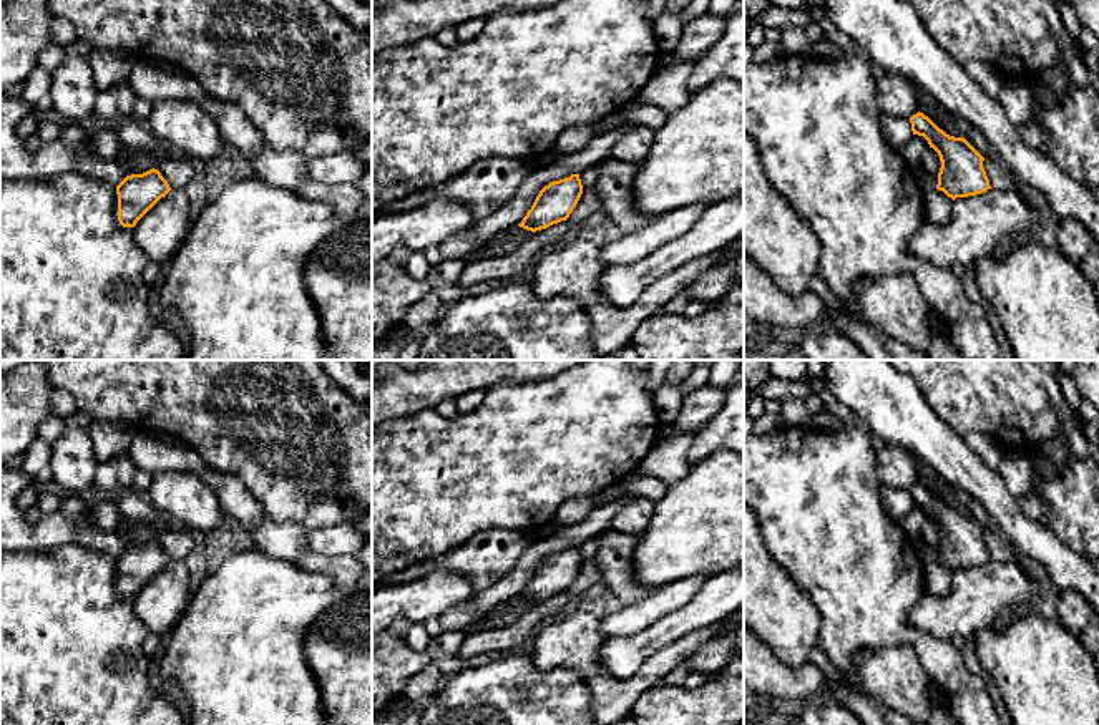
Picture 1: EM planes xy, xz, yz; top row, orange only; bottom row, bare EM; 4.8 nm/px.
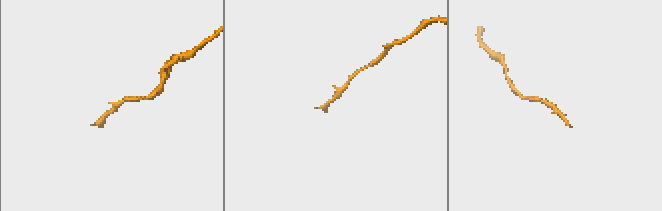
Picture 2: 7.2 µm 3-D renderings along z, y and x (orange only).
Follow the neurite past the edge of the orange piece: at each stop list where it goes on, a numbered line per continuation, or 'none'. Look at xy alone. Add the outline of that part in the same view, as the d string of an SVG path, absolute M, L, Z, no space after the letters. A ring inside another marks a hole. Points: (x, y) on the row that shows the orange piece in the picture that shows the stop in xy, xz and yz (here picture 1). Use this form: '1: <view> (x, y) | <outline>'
none

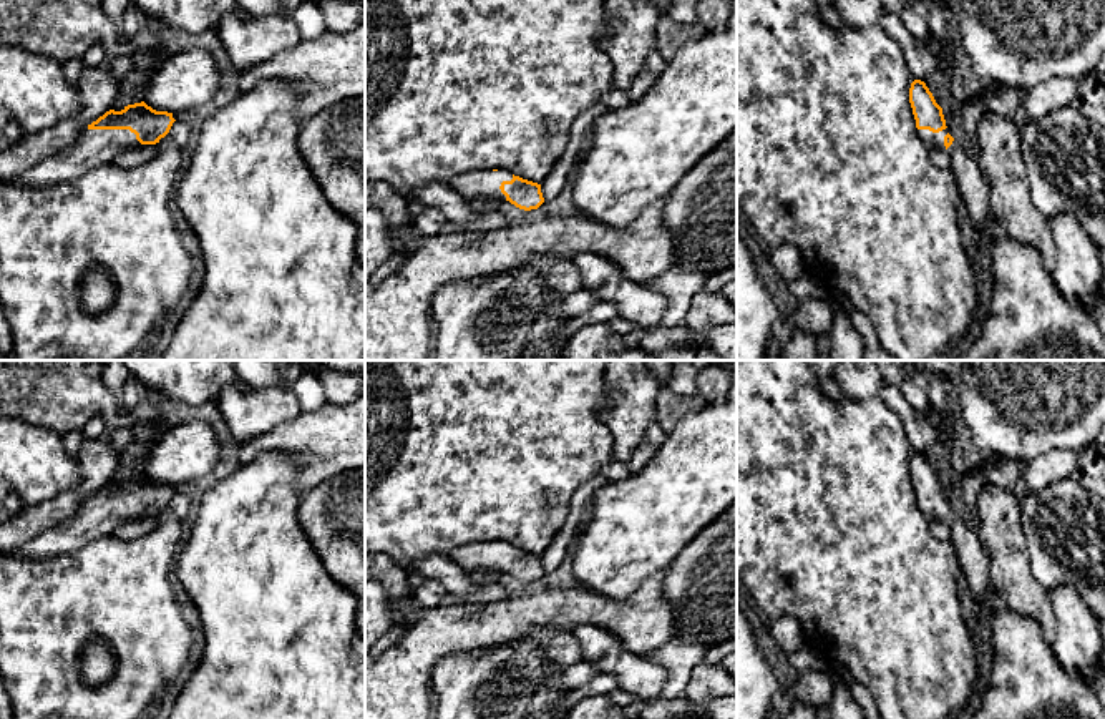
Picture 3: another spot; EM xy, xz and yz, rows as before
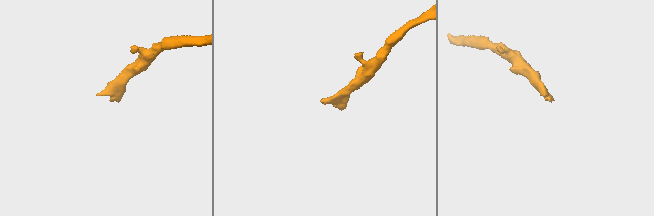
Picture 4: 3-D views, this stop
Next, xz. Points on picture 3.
1: xz (472, 185) | M471 171L455 178L450 186L458 191L468 203L473 198L493 198L496 201L504 201L506 196L501 193L499 186L503 181L511 181L513 174L508 171Z

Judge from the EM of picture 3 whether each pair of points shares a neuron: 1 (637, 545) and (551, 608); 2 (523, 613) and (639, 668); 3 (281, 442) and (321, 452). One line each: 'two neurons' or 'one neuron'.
1: two neurons
2: two neurons
3: one neuron

